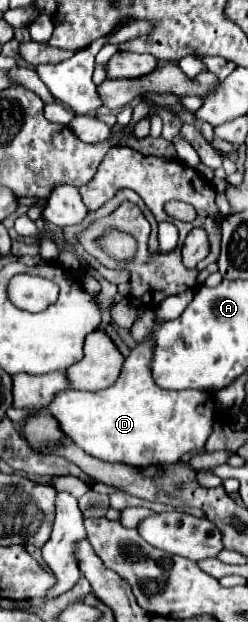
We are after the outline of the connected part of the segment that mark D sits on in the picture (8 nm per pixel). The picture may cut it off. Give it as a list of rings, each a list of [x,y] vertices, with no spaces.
[[[152,334],[146,336],[142,344],[138,344],[130,356],[124,362],[122,374],[106,390],[98,392],[84,392],[84,390],[62,390],[56,394],[54,402],[50,404],[48,412],[62,424],[64,434],[76,442],[86,454],[106,460],[106,462],[122,462],[130,466],[144,466],[144,464],[176,464],[184,454],[202,450],[208,436],[212,434],[212,426],[216,420],[222,418],[220,408],[216,406],[216,400],[210,392],[204,390],[168,390],[160,388],[148,366],[152,364],[152,350],[154,350],[154,338]]]

